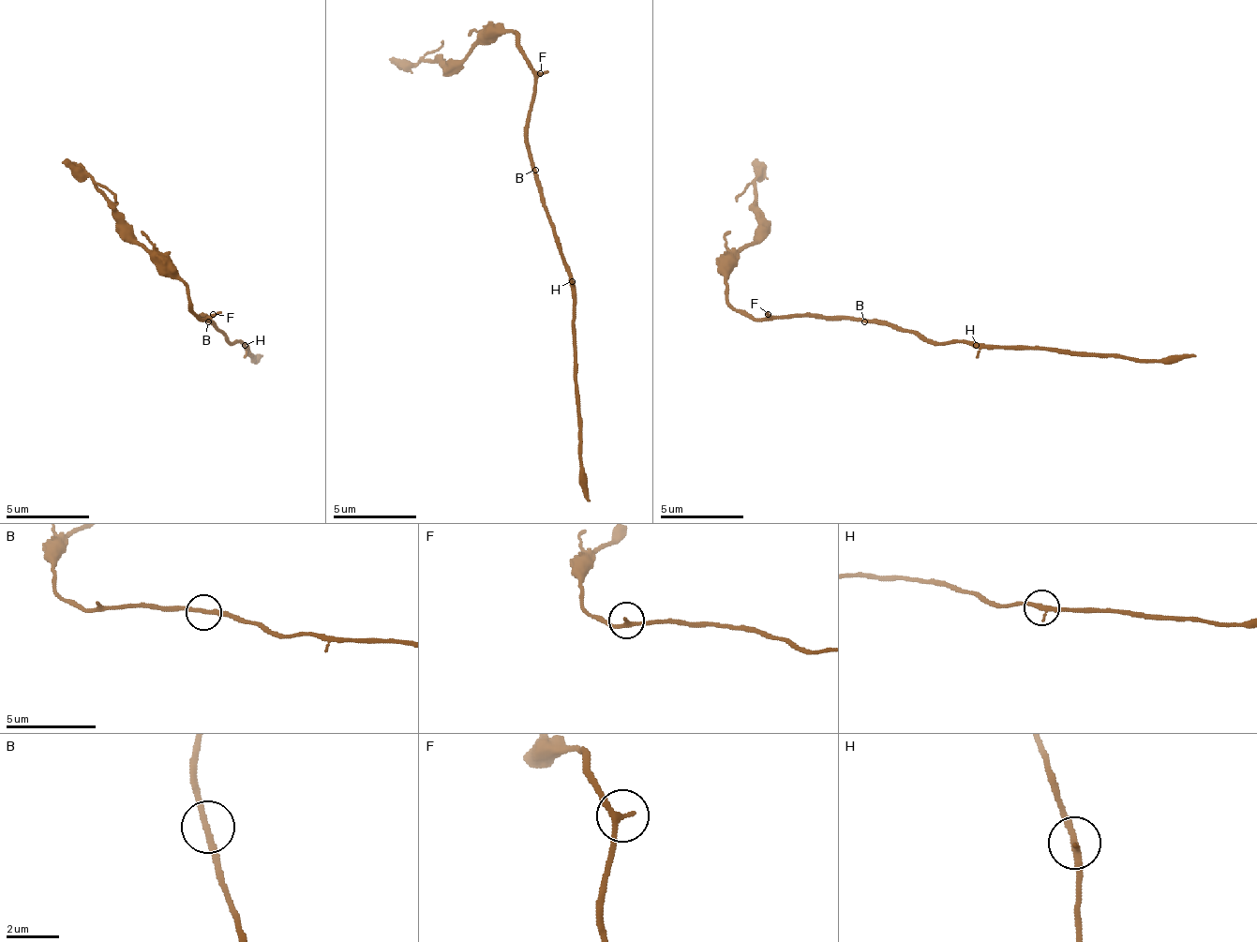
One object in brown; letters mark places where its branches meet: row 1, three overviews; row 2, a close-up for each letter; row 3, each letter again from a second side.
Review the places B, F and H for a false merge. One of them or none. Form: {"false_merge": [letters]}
{"false_merge": []}

